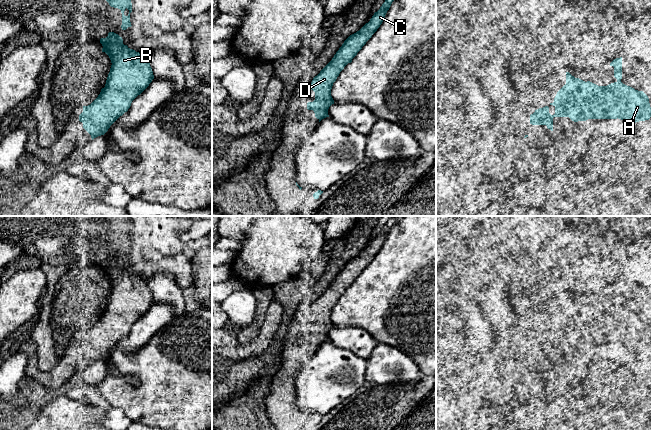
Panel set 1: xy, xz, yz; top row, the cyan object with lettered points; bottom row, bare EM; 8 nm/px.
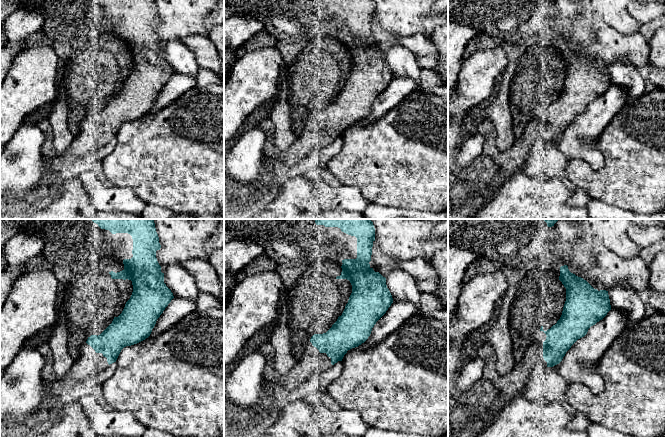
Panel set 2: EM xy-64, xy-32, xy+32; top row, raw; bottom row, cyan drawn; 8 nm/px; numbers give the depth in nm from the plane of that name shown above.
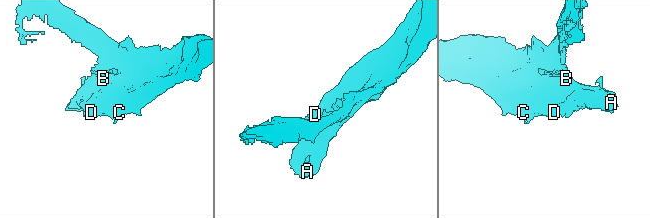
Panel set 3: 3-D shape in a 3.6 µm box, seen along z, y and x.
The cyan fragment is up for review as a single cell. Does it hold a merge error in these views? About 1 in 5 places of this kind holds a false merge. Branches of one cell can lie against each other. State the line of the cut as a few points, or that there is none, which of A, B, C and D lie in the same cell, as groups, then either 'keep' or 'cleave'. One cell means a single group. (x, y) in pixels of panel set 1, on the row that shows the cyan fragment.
no cut | A B C D | keep

